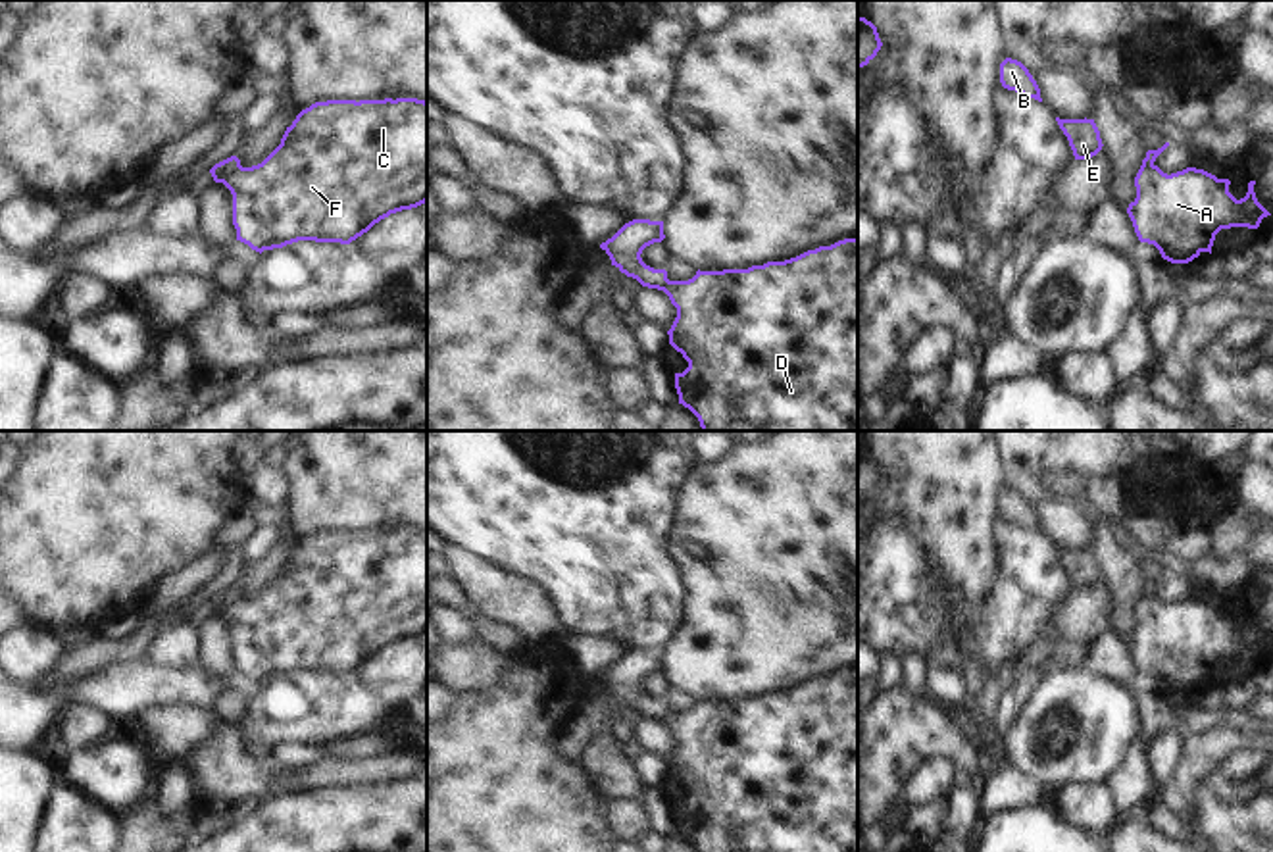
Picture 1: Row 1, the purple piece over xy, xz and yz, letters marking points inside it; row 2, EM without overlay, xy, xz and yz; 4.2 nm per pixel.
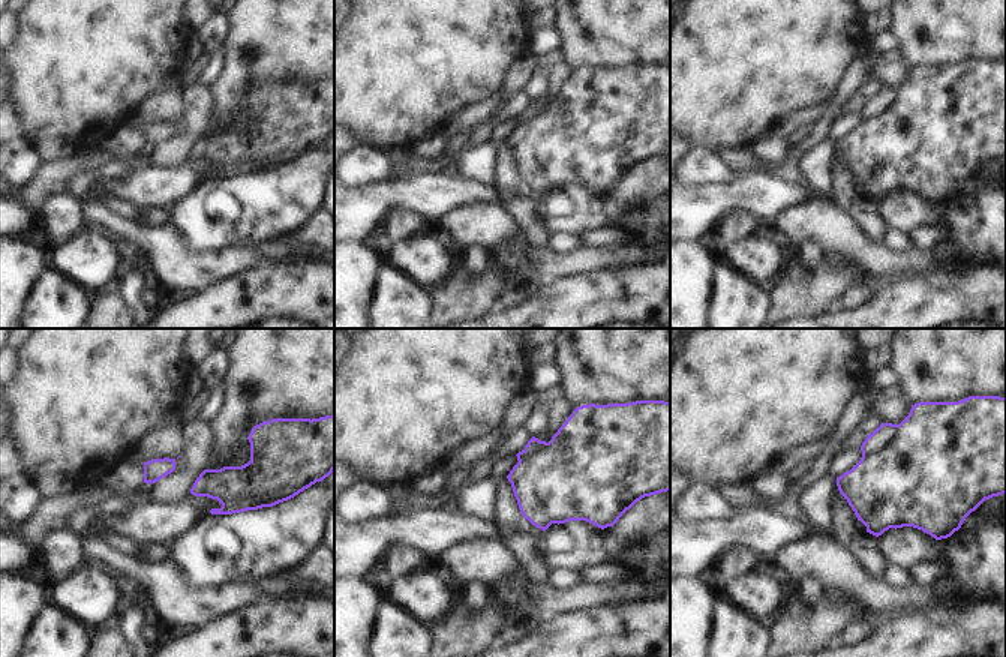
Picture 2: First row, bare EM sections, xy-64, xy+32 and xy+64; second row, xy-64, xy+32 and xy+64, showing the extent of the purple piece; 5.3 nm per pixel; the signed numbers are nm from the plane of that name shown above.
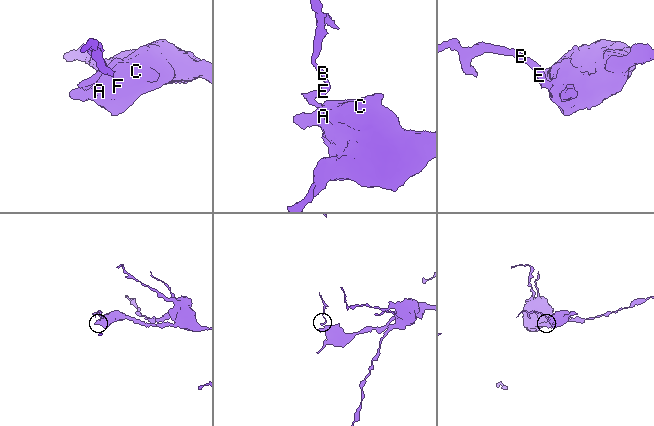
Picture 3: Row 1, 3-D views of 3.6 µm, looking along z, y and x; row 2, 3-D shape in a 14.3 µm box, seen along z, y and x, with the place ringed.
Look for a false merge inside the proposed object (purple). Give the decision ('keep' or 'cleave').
cleave

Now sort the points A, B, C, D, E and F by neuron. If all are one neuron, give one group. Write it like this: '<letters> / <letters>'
A C D F / B E

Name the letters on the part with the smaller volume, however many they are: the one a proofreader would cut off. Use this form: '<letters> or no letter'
B, E

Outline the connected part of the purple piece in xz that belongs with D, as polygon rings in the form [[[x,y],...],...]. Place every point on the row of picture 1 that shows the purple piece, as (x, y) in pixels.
[[[844,238],[785,262],[748,269],[698,269],[688,281],[669,281],[663,292],[677,308],[677,317],[667,331],[669,344],[688,362],[683,373],[675,373],[679,404],[698,417],[702,431],[858,431],[858,238]]]

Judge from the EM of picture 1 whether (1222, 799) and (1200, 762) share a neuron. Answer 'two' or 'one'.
one

